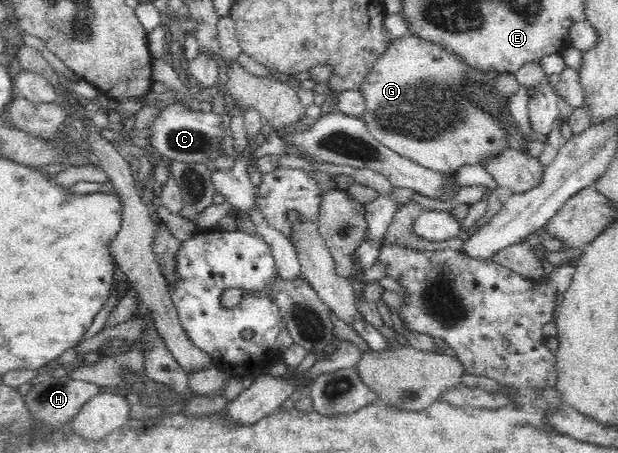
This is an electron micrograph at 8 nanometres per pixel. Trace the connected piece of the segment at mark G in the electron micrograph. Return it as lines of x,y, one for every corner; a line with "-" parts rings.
409,33
408,35
404,35
404,37
400,37
400,39
393,41
390,47
380,57
378,57
378,59
376,59
372,72
367,76
362,87
360,87
360,90
363,91
362,94
364,94
364,99
366,100
366,107
364,107
364,112
360,117
362,117
362,120
366,122
366,126
368,126
370,133
373,134
373,136
382,143
382,145
390,148
392,151
395,151
398,155
422,165
422,167
442,172
444,174
452,174
453,171
456,171
456,169
462,167
462,165
483,165
488,158
503,152
503,149
506,149
506,146
508,146
506,143
507,135
506,132
504,132
504,129
508,127
506,127
506,124
502,125
502,122
498,120
498,116
494,116
493,114
490,114
490,112
482,110
482,108
478,108
478,106
468,102
471,101
472,98
465,97
466,94
463,86
468,82
484,83
486,85
491,85
491,89
497,91
493,85
498,75
502,75
502,73
492,72
492,70
490,72
476,72
476,70
468,68
468,66
466,66
465,59
461,59
461,57
455,55
453,51
450,51
441,45
436,45
433,41
428,41

